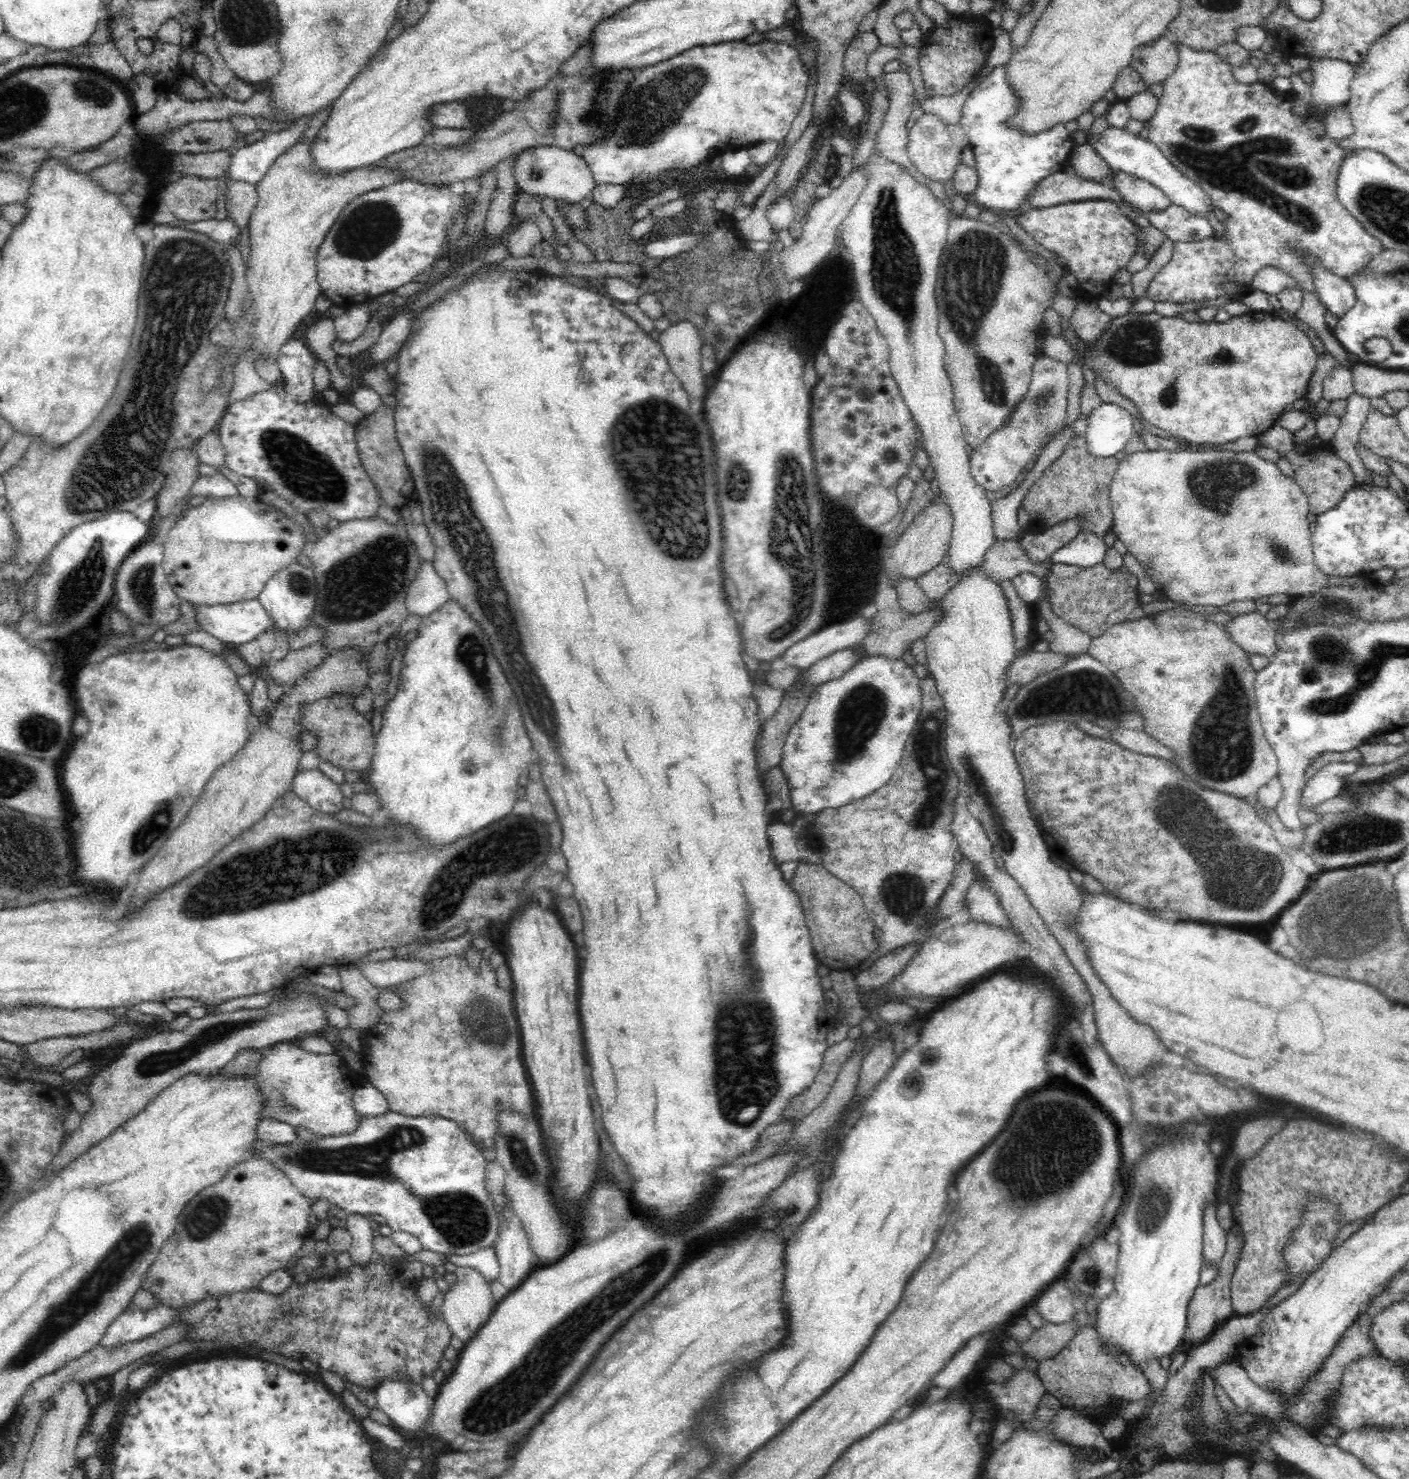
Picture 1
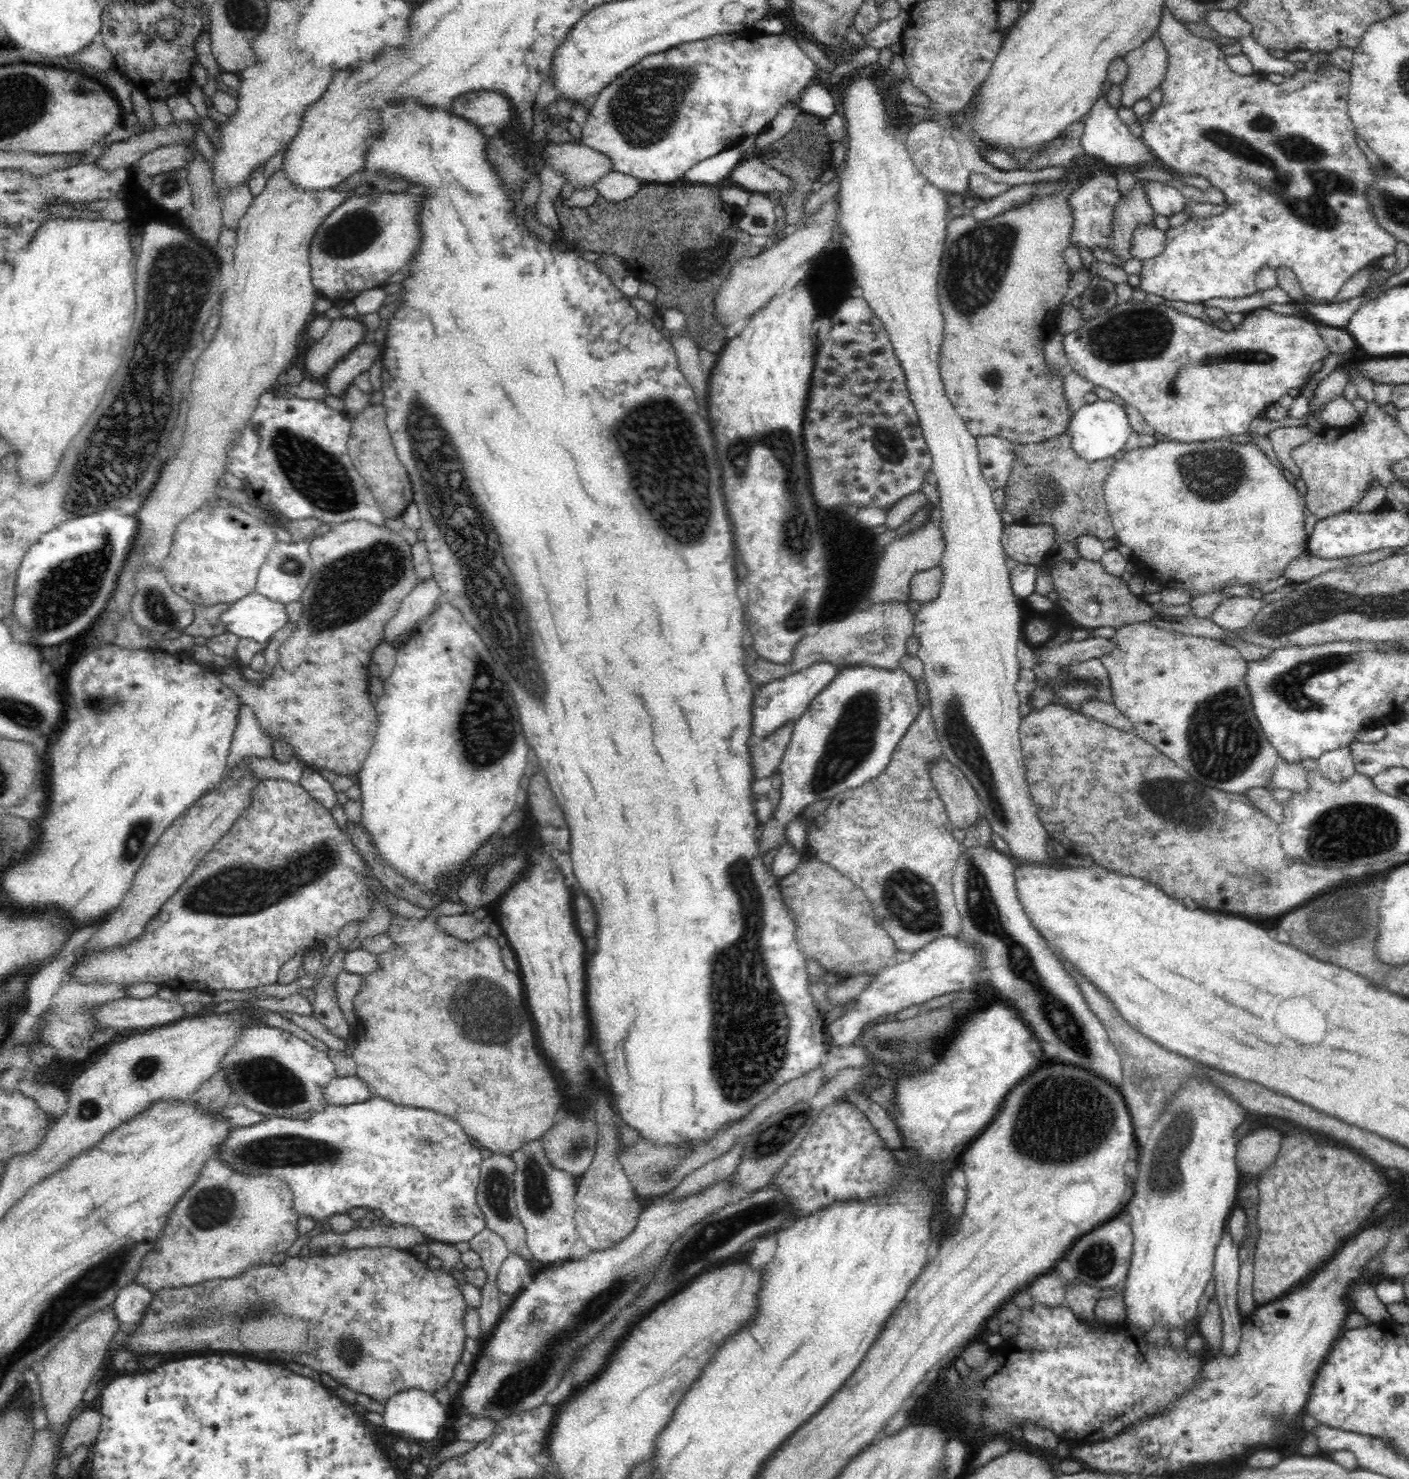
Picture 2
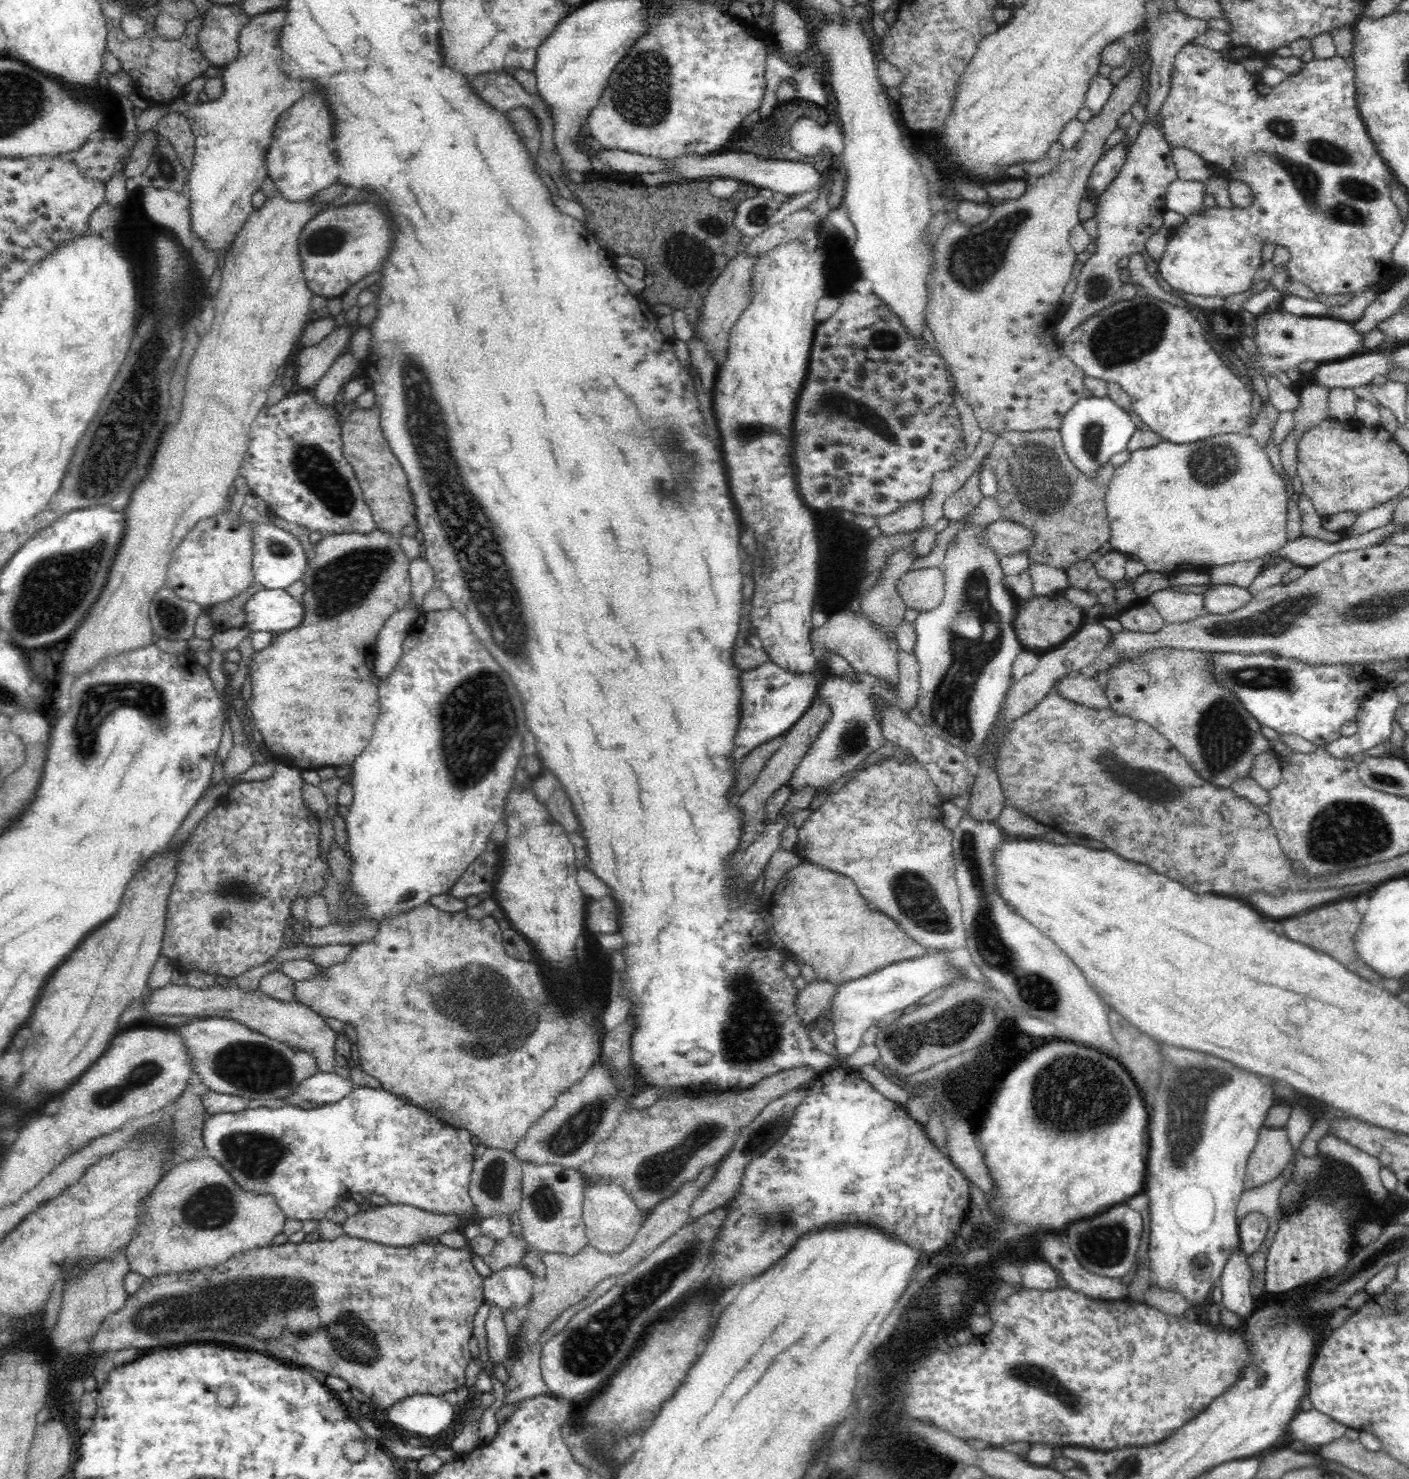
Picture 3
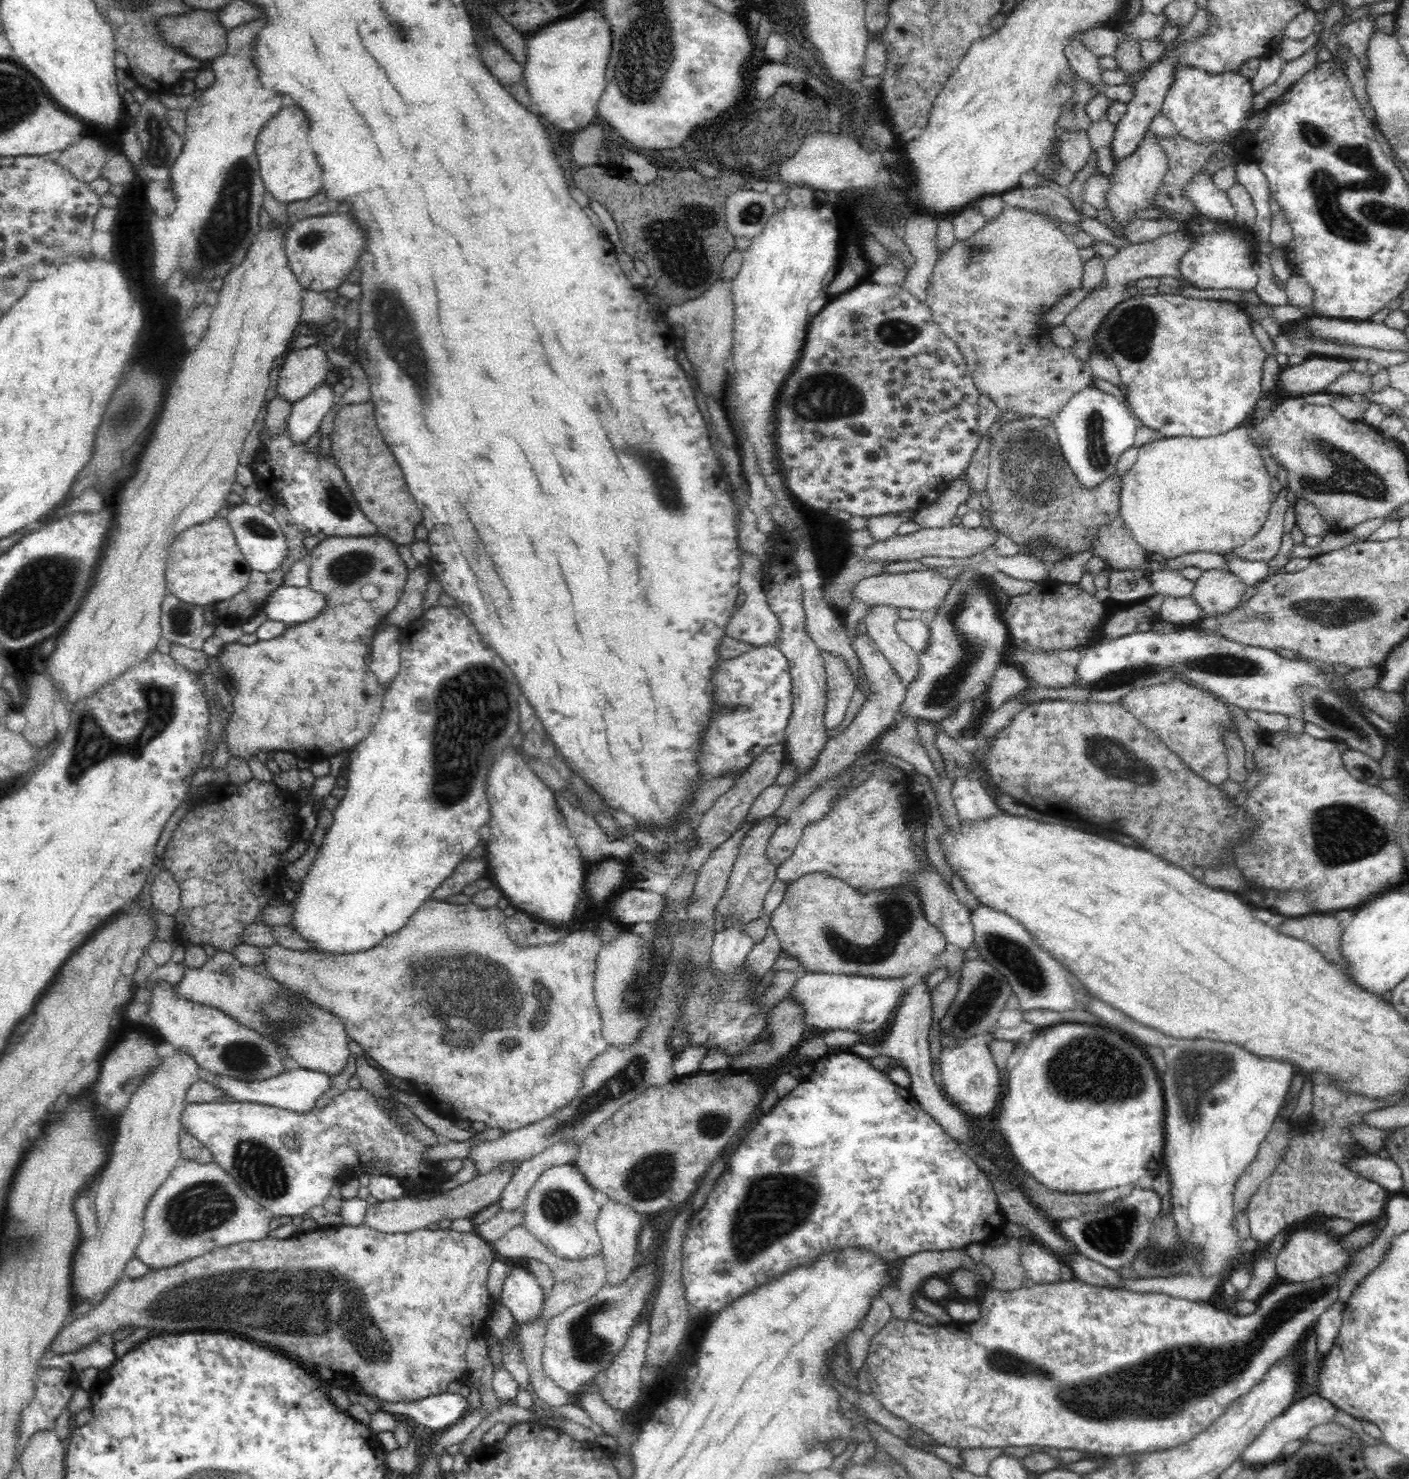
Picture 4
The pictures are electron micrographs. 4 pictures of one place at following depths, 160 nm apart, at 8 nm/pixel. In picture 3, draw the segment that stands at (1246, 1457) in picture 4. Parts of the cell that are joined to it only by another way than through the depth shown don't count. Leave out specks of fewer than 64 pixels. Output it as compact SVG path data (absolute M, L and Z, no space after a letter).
M1312 1410L1312 1412L1300 1411L1292 1420L1287 1430L1287 1443L1290 1440L1302 1440L1310 1446L1326 1446L1333 1440L1344 1437L1347 1428L1332 1421L1328 1416Z

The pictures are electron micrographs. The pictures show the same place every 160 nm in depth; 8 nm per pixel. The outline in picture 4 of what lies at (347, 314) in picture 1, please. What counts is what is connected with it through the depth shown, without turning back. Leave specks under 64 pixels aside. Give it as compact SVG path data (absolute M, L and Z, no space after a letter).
M328 345L291 348L287 352L286 362L280 362L277 368L280 396L288 402L298 402L325 380L329 366L326 347Z

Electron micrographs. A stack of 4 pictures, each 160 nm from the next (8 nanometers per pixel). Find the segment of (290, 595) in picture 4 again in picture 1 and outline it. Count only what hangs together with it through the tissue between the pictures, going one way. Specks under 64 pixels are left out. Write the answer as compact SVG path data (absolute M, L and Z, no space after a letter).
M259 599L227 605L196 604L194 618L200 629L230 647L250 642L272 626L272 618L268 617Z

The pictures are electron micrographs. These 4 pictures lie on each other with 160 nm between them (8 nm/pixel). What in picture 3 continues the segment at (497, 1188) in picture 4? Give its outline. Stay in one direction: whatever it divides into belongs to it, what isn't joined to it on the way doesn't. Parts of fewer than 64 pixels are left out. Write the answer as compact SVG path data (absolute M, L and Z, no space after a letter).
M386 1204L377 1209L367 1207L360 1213L348 1217L341 1227L342 1234L352 1238L384 1246L411 1247L422 1239L428 1240L428 1238L439 1237L444 1232L457 1231L461 1229L461 1224L456 1215L440 1215L440 1213L430 1213L408 1205Z

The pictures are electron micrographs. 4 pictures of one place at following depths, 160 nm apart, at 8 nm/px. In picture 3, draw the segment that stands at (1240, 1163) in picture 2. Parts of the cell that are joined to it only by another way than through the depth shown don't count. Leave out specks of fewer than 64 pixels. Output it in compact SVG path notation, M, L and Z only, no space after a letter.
M1260 1128L1256 1146L1252 1148L1246 1162L1243 1188L1253 1190L1278 1178L1290 1161L1292 1147L1284 1128Z

